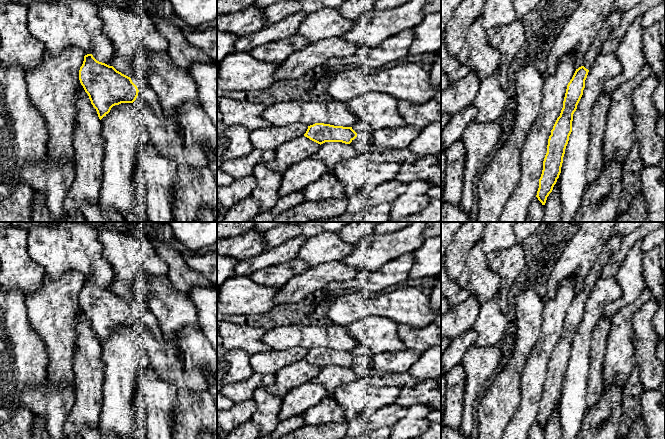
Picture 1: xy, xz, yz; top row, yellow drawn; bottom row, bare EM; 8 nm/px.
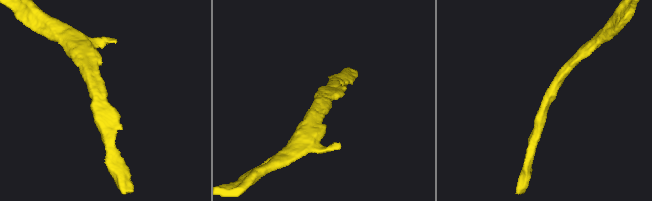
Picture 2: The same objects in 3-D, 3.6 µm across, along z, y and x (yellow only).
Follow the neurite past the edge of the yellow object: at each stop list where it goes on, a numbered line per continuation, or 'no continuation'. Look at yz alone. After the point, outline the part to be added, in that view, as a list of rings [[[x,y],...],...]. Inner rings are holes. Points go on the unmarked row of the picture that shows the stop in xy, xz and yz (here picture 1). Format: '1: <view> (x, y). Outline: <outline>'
no continuation

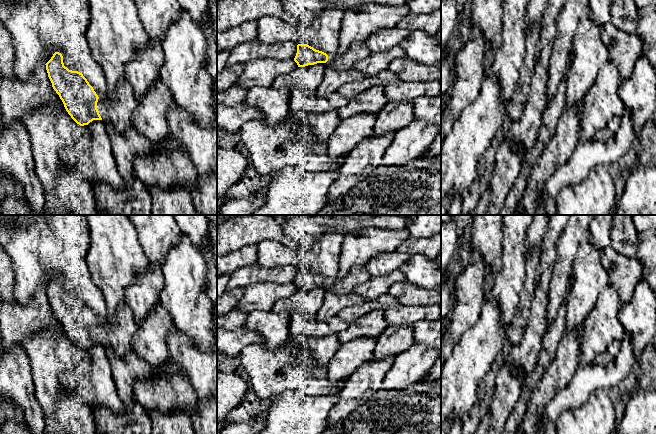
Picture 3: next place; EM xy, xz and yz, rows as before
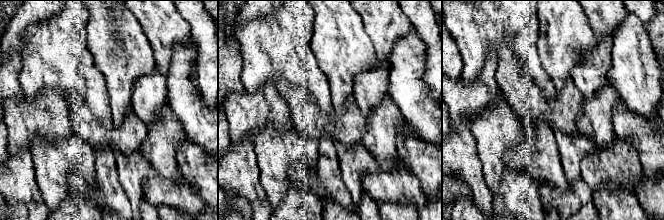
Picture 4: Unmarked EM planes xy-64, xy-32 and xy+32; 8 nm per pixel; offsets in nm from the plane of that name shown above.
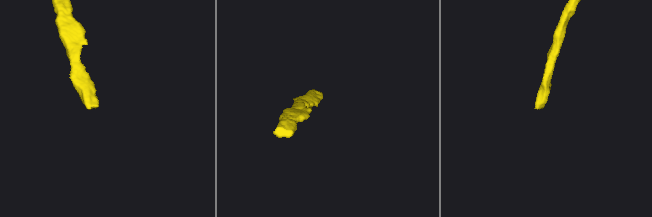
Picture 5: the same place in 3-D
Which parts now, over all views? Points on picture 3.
1: xy (118, 333). Outline: [[[125,302],[119,306],[113,319],[107,317],[105,323],[98,323],[97,333],[106,348],[111,348],[117,356],[124,357],[134,352],[132,341],[137,329],[132,310]]]

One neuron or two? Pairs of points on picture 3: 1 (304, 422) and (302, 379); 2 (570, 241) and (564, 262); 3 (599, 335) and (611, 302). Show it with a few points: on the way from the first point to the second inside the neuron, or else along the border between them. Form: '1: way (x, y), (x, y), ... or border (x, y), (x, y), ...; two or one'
1: border (279, 393), (300, 390), (308, 395), (326, 395); two
2: way (568, 246), (566, 257); one
3: way (600, 327), (606, 310); one

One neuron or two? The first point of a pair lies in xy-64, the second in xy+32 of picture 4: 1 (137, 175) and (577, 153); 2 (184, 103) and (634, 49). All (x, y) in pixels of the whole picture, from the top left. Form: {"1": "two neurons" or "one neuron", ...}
{"1": "one neuron", "2": "one neuron"}

